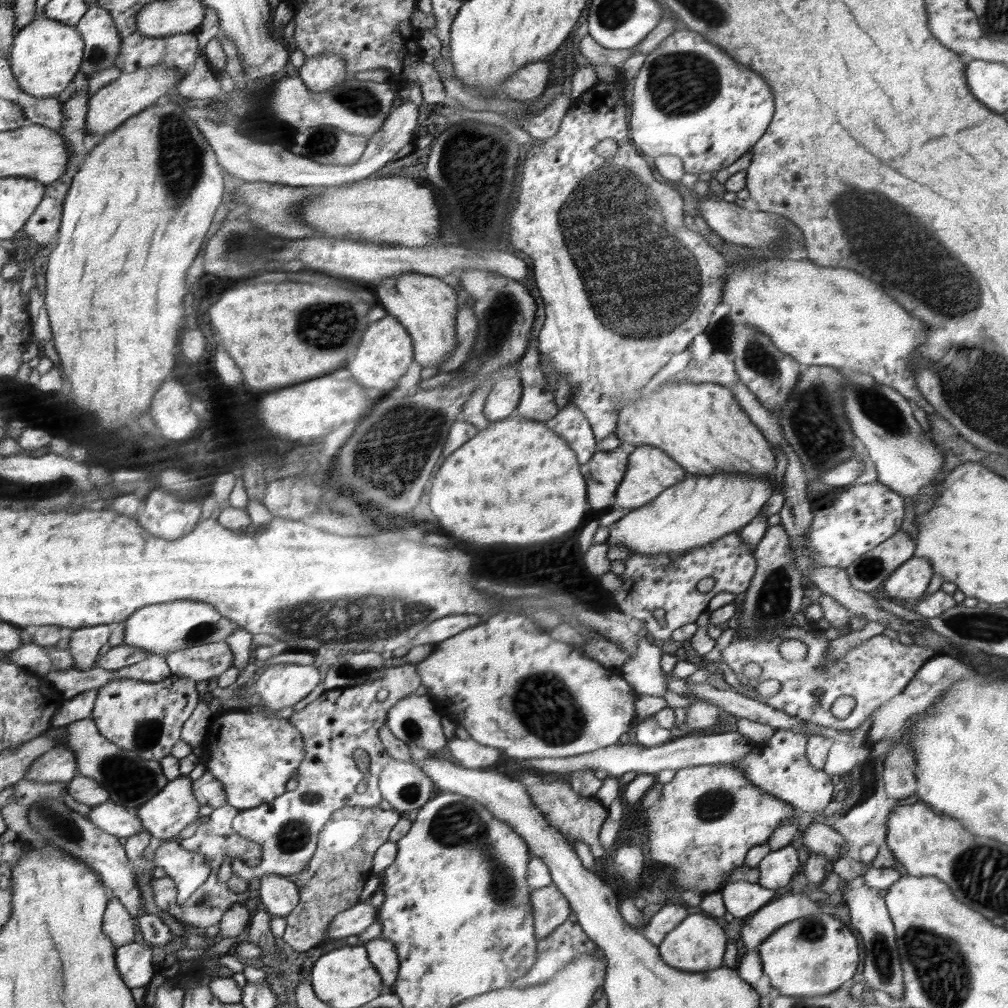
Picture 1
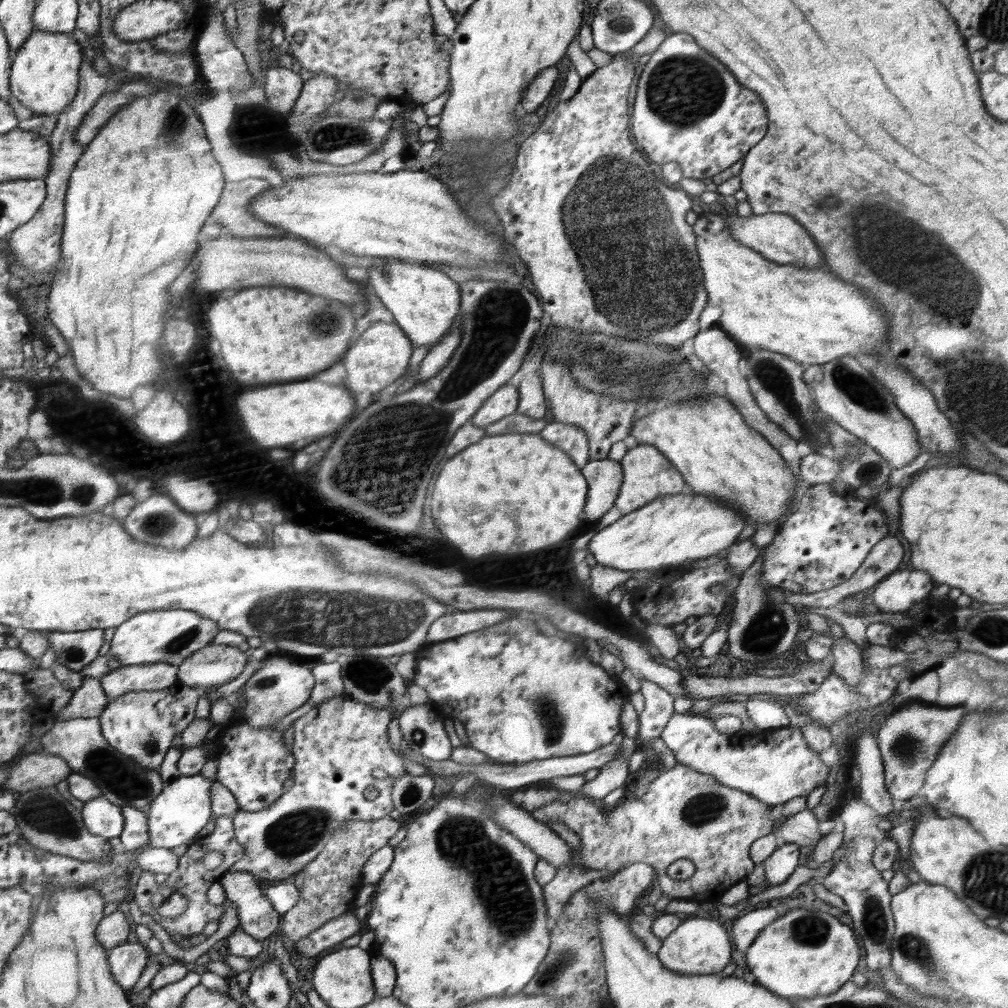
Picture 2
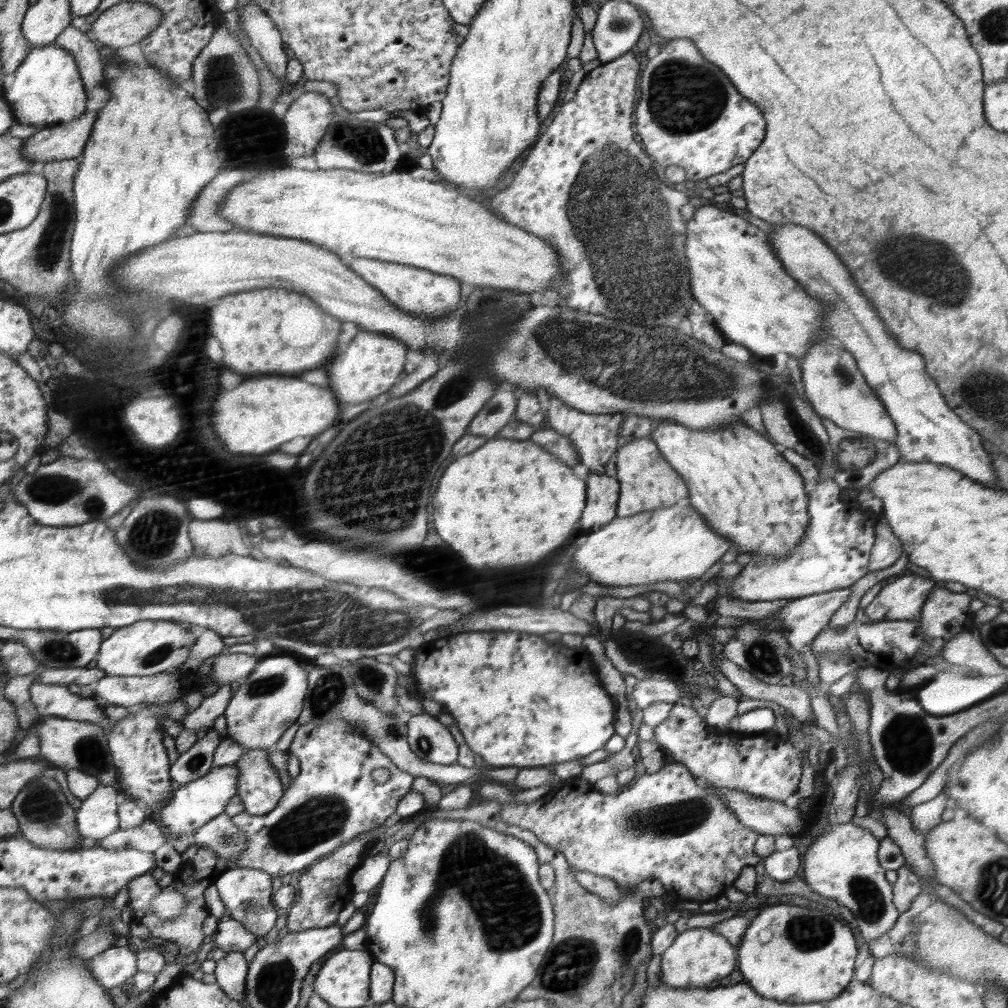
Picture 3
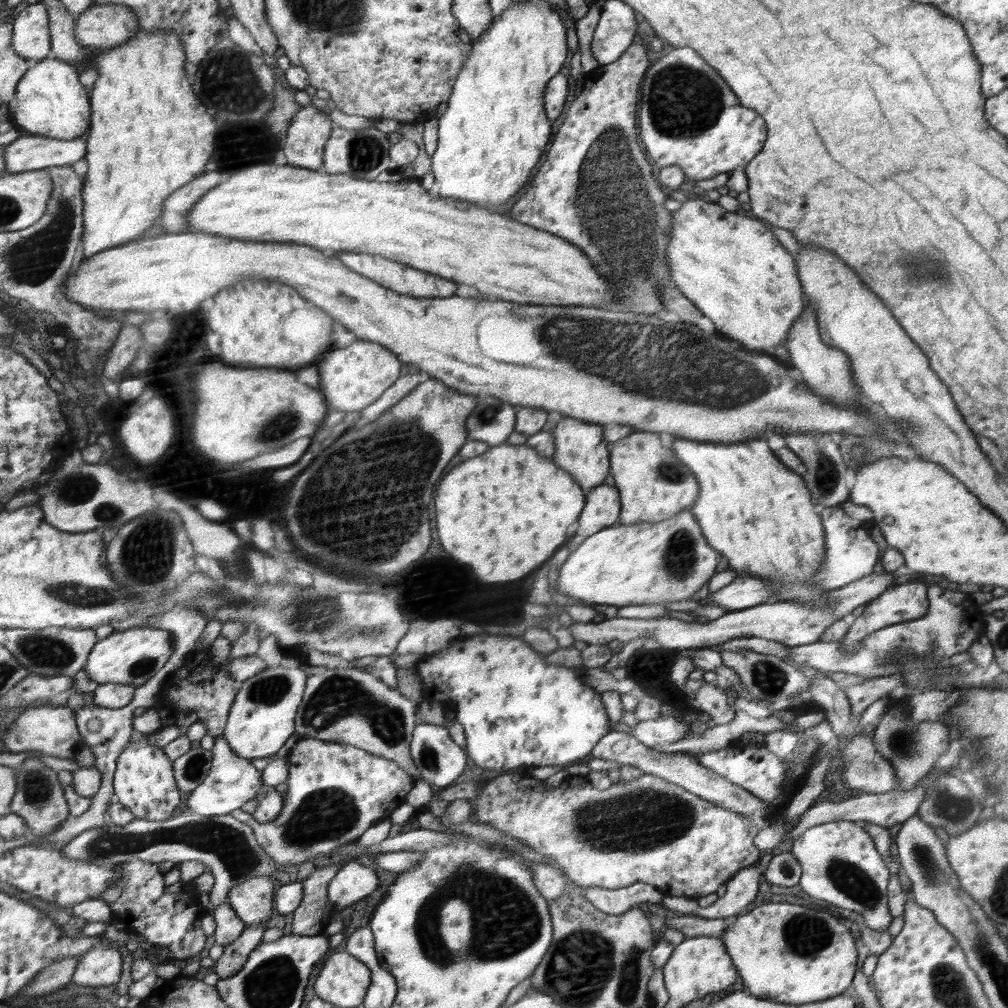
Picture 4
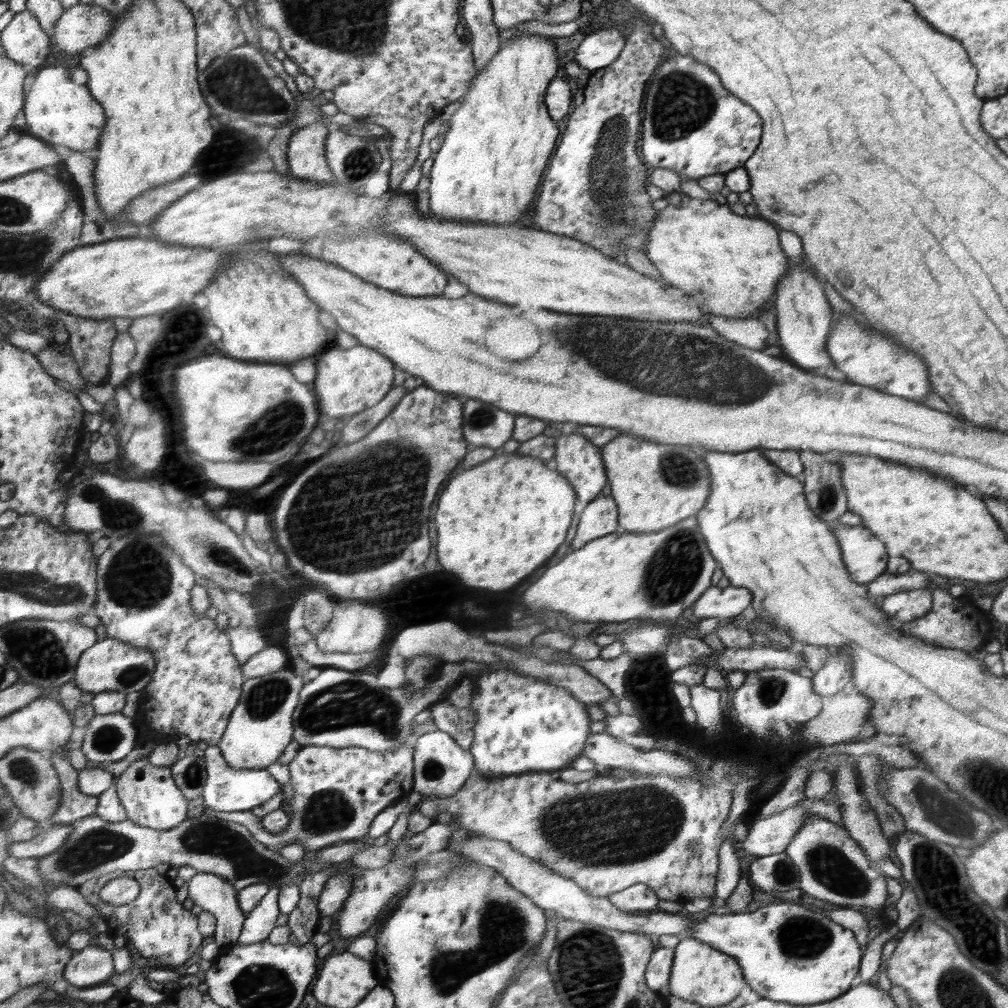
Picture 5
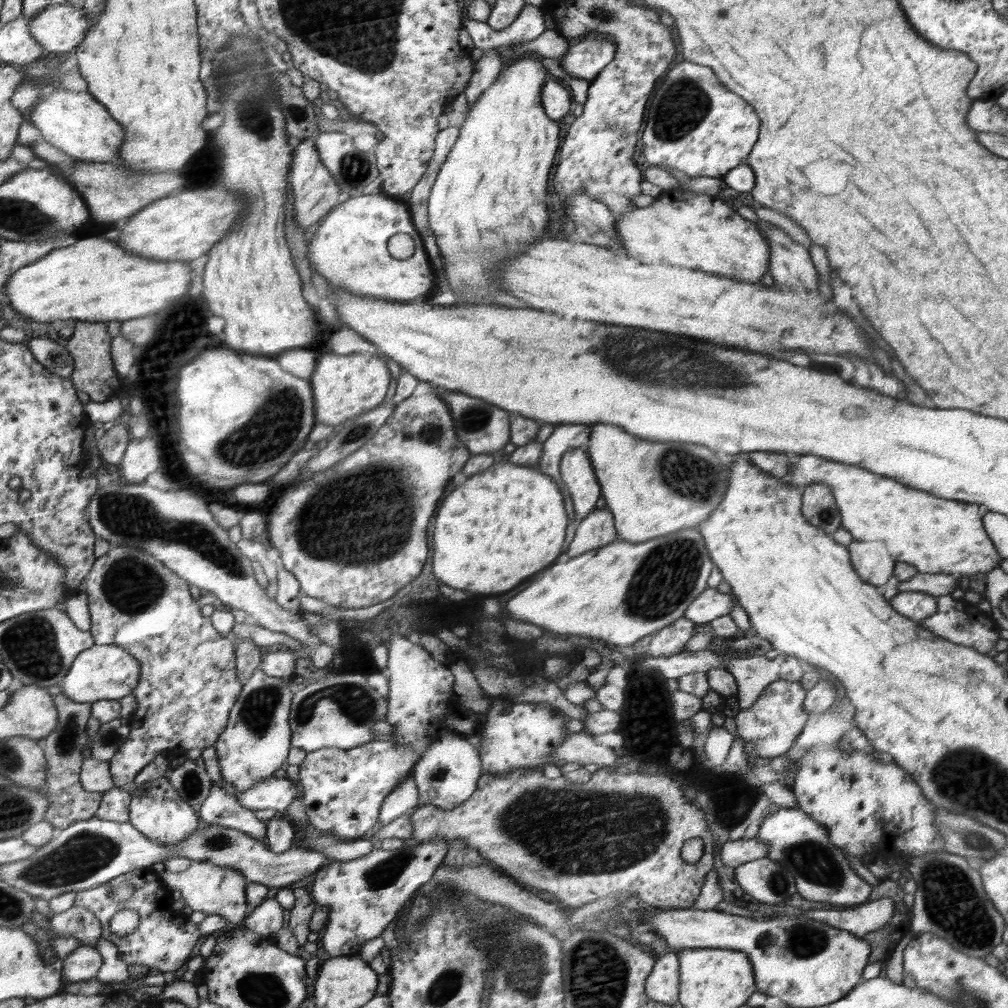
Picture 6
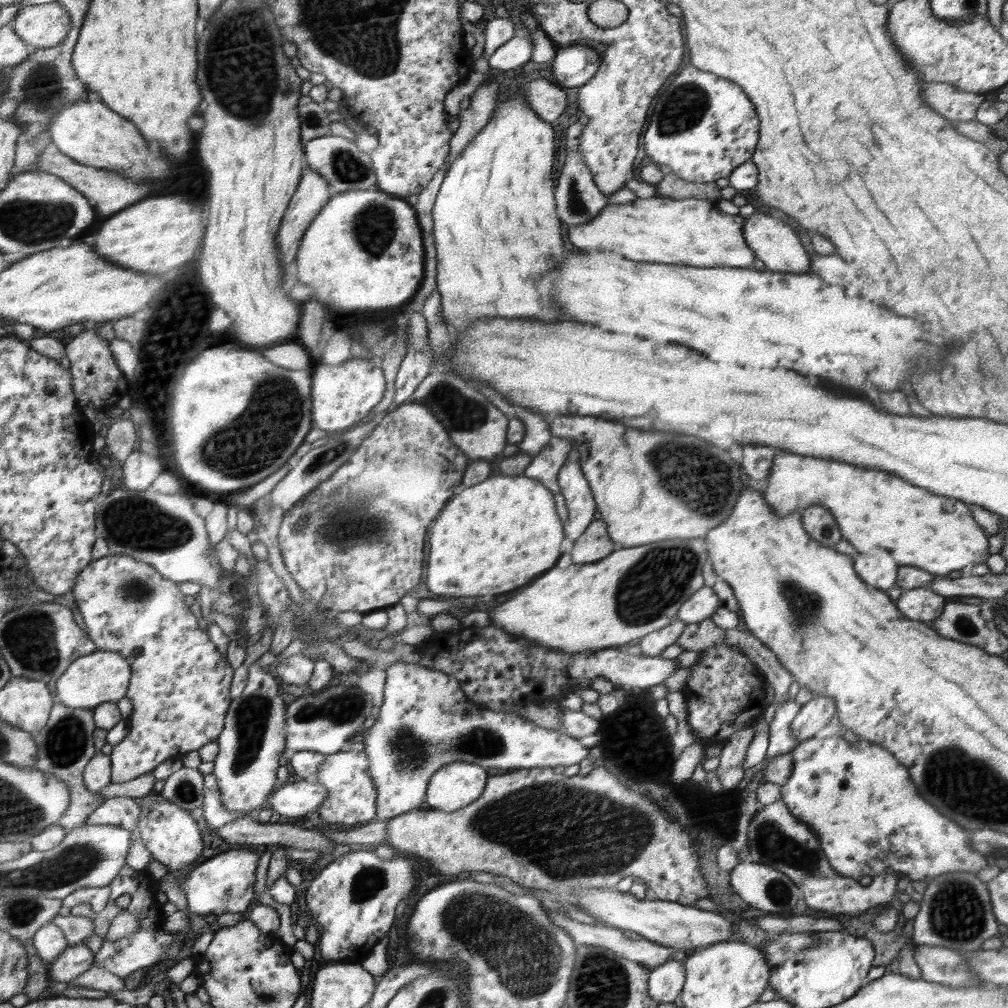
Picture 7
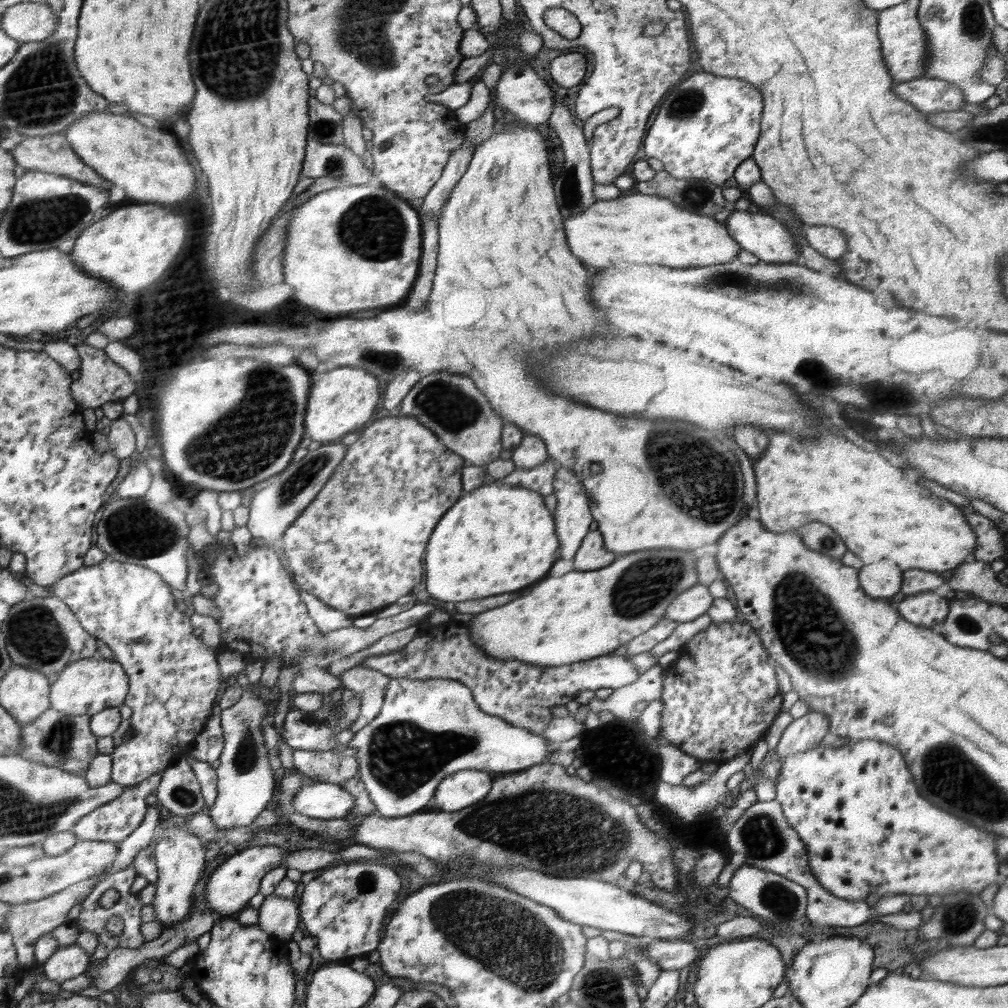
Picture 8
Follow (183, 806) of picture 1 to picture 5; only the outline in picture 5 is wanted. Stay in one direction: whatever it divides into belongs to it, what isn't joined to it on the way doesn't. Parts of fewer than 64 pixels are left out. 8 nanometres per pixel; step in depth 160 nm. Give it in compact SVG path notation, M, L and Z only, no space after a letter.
M209 745L205 750L206 755L206 785L202 790L203 808L208 807L213 811L236 812L240 810L254 809L263 802L270 801L284 786L280 785L266 769L242 769L233 768L226 761L223 752L217 745Z

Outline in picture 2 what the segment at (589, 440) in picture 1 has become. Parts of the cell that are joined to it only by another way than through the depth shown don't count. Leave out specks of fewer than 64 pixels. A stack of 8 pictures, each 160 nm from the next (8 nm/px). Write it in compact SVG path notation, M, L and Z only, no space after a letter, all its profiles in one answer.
M553 421L548 423L540 432L547 442L567 451L576 466L581 469L589 461L589 444L586 433L575 424Z

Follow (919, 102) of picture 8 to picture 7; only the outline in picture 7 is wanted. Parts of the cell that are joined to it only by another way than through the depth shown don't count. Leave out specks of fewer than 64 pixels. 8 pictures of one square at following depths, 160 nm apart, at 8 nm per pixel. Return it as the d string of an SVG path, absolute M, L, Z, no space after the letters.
M927 83L923 90L923 102L950 121L971 121L985 101L985 94L959 91L948 83Z

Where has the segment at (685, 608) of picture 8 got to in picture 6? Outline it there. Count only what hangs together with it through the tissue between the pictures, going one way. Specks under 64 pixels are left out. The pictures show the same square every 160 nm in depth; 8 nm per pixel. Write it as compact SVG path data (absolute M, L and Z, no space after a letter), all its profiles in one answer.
M708 587L691 602L683 617L695 624L709 623L715 618L729 614L734 602L736 598L733 595L726 595L720 593L717 588Z

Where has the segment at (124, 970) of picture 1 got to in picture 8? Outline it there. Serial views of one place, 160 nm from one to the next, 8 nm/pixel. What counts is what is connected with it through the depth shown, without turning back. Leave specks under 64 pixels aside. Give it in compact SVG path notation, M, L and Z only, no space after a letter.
M77 944L60 947L48 960L37 968L44 976L58 983L80 976L90 962L90 956Z

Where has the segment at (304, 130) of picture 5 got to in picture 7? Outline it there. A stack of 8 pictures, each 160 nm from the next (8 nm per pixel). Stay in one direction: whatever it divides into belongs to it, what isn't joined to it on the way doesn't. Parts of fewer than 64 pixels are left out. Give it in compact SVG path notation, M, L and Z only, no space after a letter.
M311 168L304 171L302 180L291 198L278 231L279 254L284 269L295 262L300 242L318 211L330 200L328 181Z

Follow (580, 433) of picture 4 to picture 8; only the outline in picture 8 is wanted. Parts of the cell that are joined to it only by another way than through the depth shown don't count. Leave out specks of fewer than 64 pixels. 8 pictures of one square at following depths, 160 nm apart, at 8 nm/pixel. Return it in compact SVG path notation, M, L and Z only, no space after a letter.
M568 466L555 472L553 482L554 496L558 501L555 522L556 533L560 536L560 558L570 560L575 557L583 538L587 536L592 524L588 495L582 481Z

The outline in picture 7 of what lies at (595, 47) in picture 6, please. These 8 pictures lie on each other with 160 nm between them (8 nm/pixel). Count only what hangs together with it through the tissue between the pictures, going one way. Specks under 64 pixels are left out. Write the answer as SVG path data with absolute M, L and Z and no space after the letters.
M570 45L558 48L551 63L551 71L561 88L581 87L587 84L599 70L602 58L586 45Z

